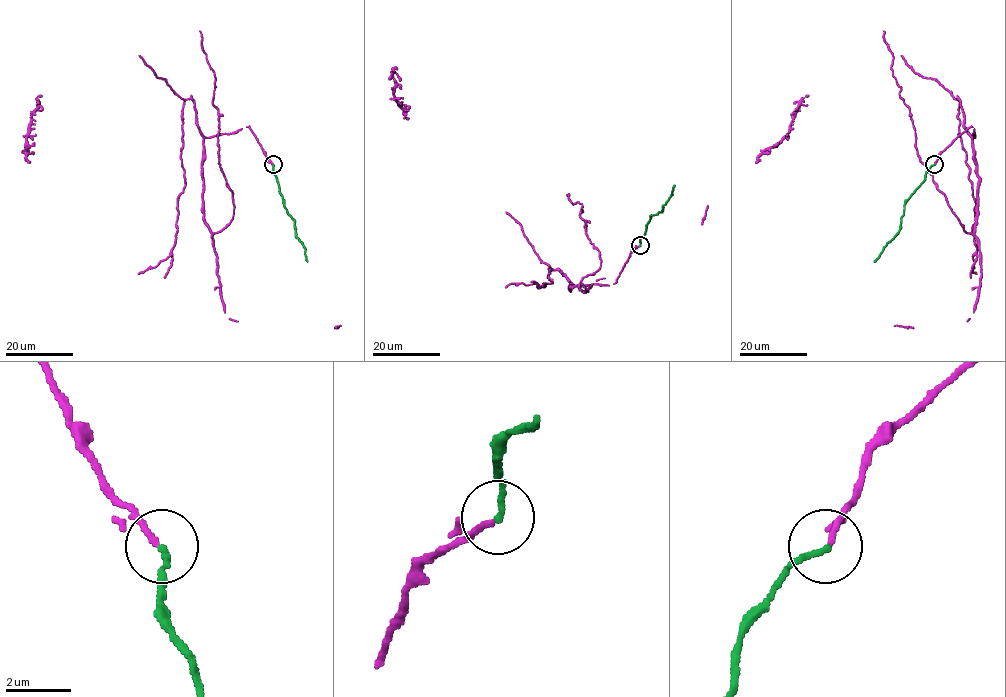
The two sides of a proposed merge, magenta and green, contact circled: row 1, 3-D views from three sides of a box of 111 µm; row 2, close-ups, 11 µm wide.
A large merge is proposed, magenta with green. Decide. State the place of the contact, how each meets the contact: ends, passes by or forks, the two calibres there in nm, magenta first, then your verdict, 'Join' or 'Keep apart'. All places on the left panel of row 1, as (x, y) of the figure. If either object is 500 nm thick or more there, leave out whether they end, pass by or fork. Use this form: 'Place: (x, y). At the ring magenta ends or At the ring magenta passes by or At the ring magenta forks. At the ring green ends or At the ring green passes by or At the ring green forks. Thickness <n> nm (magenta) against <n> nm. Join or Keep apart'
Place: (273, 164). At the ring magenta ends. At the ring green ends. Thickness 160 nm (magenta) against 200 nm. Join

